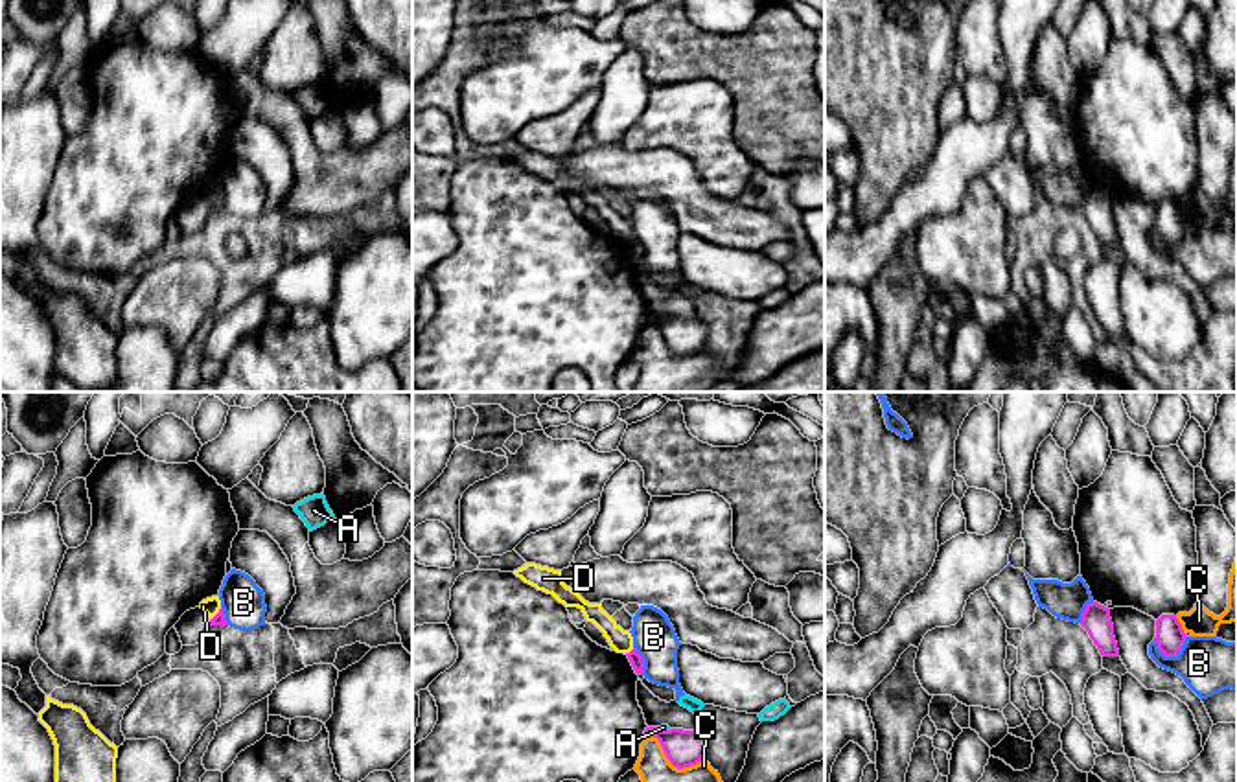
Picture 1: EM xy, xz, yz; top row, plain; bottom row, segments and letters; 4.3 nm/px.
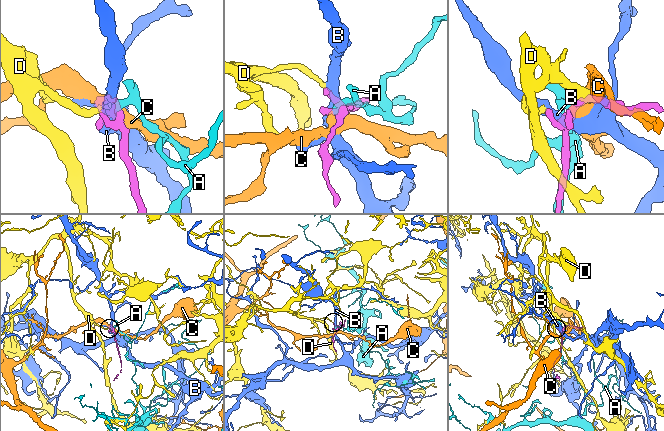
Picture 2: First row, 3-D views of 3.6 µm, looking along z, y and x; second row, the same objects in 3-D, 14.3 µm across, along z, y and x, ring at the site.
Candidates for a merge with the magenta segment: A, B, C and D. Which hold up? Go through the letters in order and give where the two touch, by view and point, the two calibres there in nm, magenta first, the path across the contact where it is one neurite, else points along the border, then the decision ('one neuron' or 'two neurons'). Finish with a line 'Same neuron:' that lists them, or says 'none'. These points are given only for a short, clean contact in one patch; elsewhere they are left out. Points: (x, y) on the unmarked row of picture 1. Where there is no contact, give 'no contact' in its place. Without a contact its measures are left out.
A: xz (663, 319) | 160/30 nm | along xz (656, 315), (670, 317) | two neurons
B: yz (1173, 243) | 130/260 nm | two neurons
C: xz (669, 346) | 160/300 nm | two neurons
D: xz (630, 240) | 60/100 nm | along xz (634, 236), (624, 241) | two neurons
Same neuron: none

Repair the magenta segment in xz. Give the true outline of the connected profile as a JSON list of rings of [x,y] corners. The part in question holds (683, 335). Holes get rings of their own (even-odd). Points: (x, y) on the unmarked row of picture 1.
[[[646,315],[644,328],[652,324],[659,328],[666,346],[677,357],[699,351],[707,339],[707,328],[698,316],[661,318],[657,315]]]

